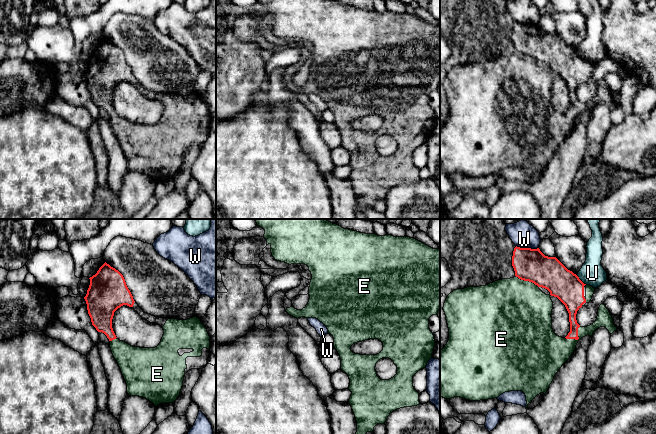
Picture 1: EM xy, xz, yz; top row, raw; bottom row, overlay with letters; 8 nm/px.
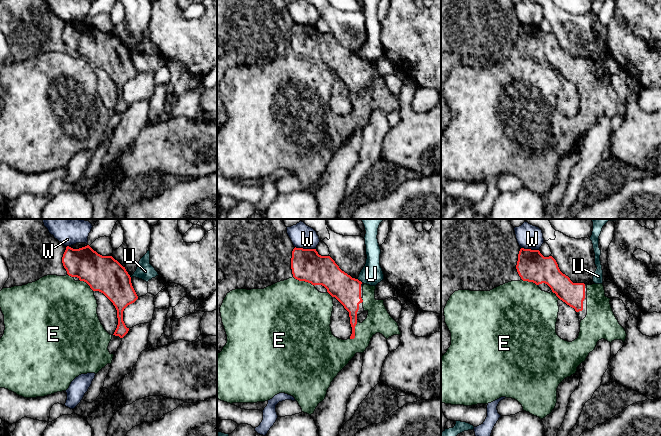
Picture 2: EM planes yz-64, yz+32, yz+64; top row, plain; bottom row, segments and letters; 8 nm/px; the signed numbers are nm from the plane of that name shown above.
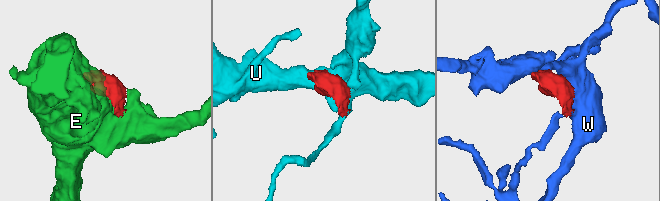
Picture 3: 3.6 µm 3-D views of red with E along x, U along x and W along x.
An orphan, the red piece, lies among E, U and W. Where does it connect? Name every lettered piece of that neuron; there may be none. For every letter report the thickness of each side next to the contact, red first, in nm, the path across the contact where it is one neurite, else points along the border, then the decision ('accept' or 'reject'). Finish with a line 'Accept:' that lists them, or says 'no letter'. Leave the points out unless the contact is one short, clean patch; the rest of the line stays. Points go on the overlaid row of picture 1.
E: 90/300 nm | accept
U: 240/200 nm | along yz (576, 275), (586, 284) | reject
W: 260/200 nm | reject
Accept: E

